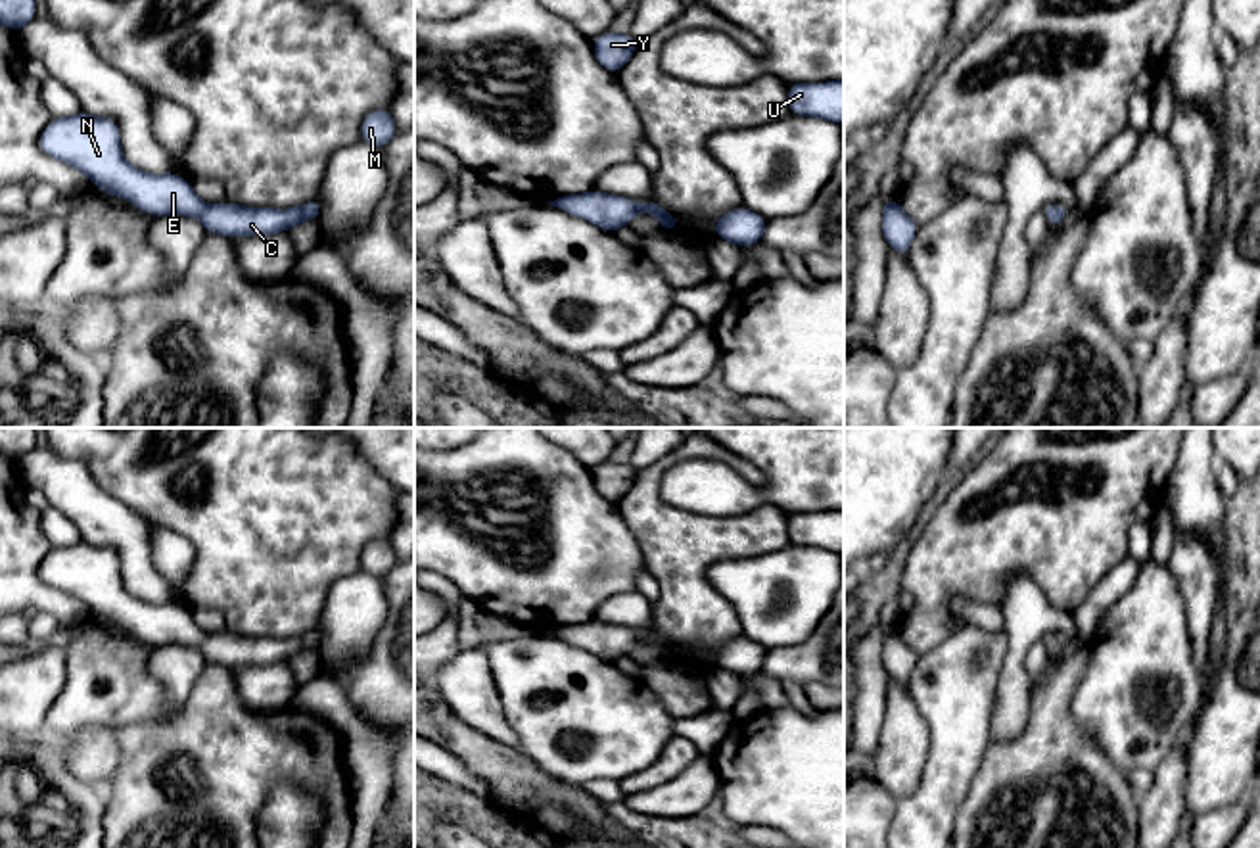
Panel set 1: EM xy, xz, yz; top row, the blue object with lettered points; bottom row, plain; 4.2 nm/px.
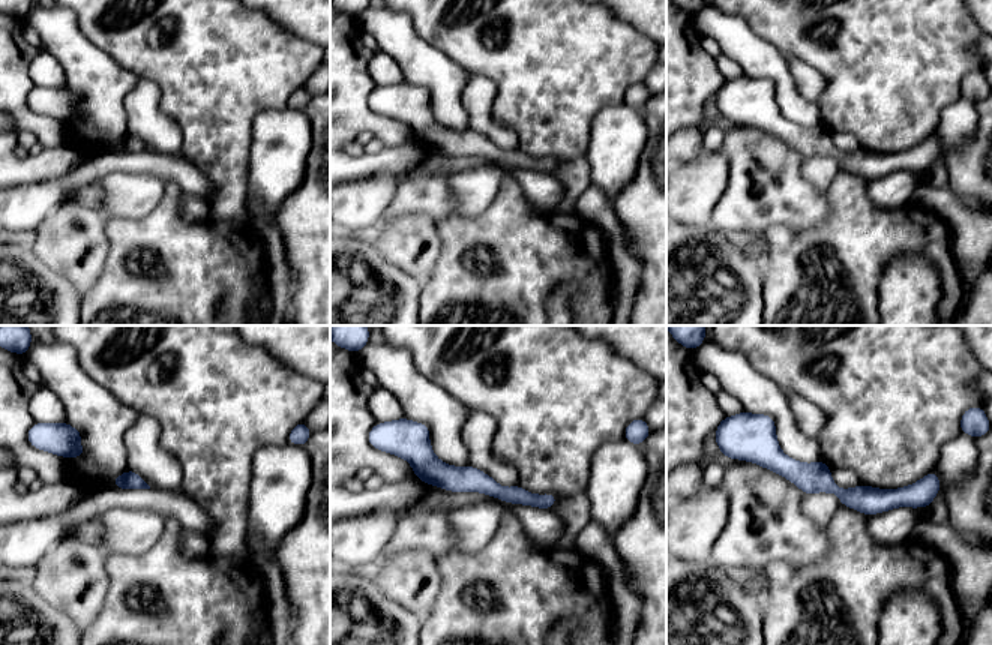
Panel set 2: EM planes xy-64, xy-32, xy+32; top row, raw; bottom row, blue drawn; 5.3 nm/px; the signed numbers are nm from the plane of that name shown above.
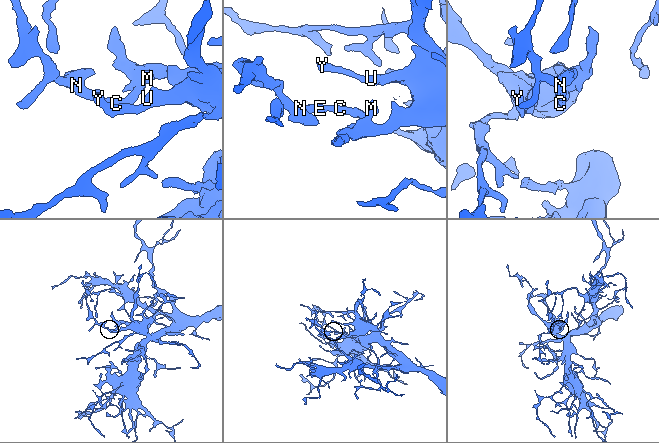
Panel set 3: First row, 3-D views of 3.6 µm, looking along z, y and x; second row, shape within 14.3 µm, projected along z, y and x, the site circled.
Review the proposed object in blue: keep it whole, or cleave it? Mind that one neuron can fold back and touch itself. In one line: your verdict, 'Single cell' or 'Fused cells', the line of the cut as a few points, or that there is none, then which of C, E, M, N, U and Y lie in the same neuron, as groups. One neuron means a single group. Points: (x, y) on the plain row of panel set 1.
Single cell. No split. Groups: C E M N U Y

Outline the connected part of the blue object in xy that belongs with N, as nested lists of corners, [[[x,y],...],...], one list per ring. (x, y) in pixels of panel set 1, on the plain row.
[[[79,541],[71,547],[52,549],[38,566],[38,577],[144,643],[198,647],[207,662],[228,668],[284,662],[301,650],[318,650],[320,643],[318,627],[290,639],[251,639],[230,631],[203,633],[184,606],[150,604],[132,597],[123,585],[119,556],[109,547]]]

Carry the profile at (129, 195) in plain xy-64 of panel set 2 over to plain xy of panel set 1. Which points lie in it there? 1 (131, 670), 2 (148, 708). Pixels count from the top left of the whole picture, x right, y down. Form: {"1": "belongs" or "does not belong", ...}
{"1": "does not belong", "2": "does not belong"}

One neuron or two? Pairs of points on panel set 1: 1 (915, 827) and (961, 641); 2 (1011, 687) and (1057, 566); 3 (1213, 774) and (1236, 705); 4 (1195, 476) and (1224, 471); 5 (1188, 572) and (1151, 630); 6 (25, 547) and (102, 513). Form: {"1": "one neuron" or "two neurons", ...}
{"1": "one neuron", "2": "two neurons", "3": "one neuron", "4": "two neurons", "5": "two neurons", "6": "two neurons"}

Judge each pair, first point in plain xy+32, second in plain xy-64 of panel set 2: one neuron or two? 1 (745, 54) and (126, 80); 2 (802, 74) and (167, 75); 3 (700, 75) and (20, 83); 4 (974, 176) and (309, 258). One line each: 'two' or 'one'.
1: one
2: two
3: one
4: one

